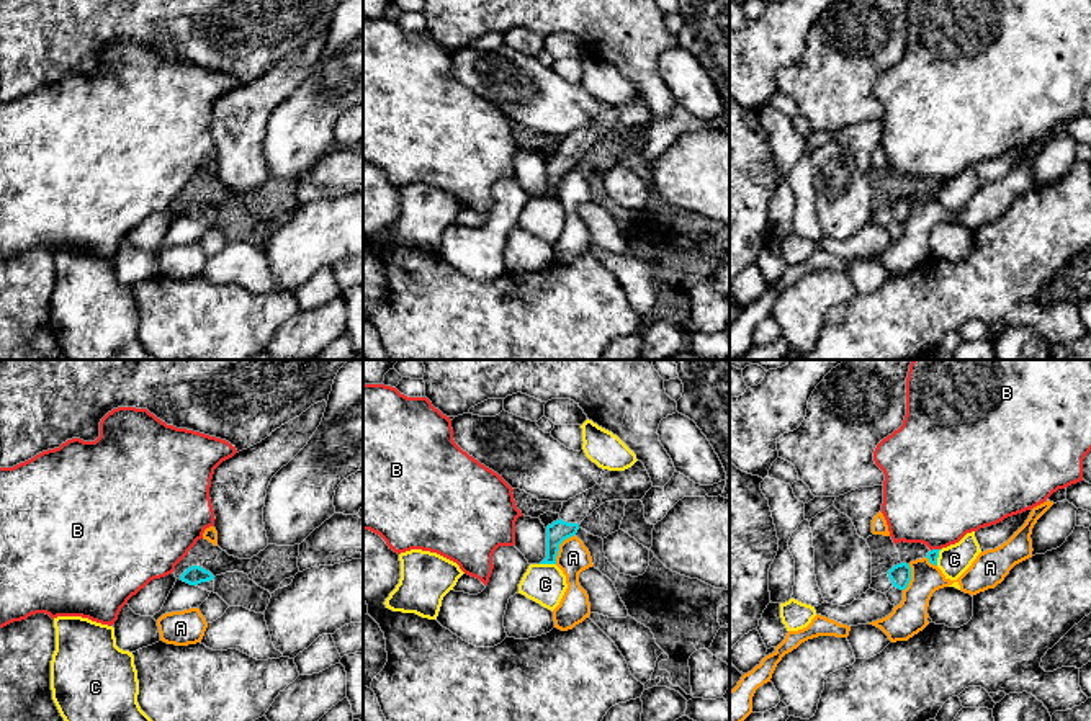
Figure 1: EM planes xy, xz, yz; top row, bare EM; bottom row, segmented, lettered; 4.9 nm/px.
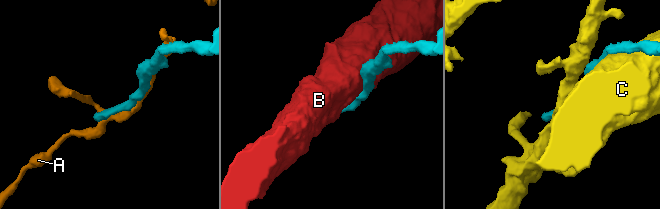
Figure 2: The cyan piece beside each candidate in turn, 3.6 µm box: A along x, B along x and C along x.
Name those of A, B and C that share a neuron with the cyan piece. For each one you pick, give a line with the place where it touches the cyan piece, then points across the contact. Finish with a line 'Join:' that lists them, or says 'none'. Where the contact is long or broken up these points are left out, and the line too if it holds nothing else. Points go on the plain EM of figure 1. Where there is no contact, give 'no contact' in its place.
Join: none

